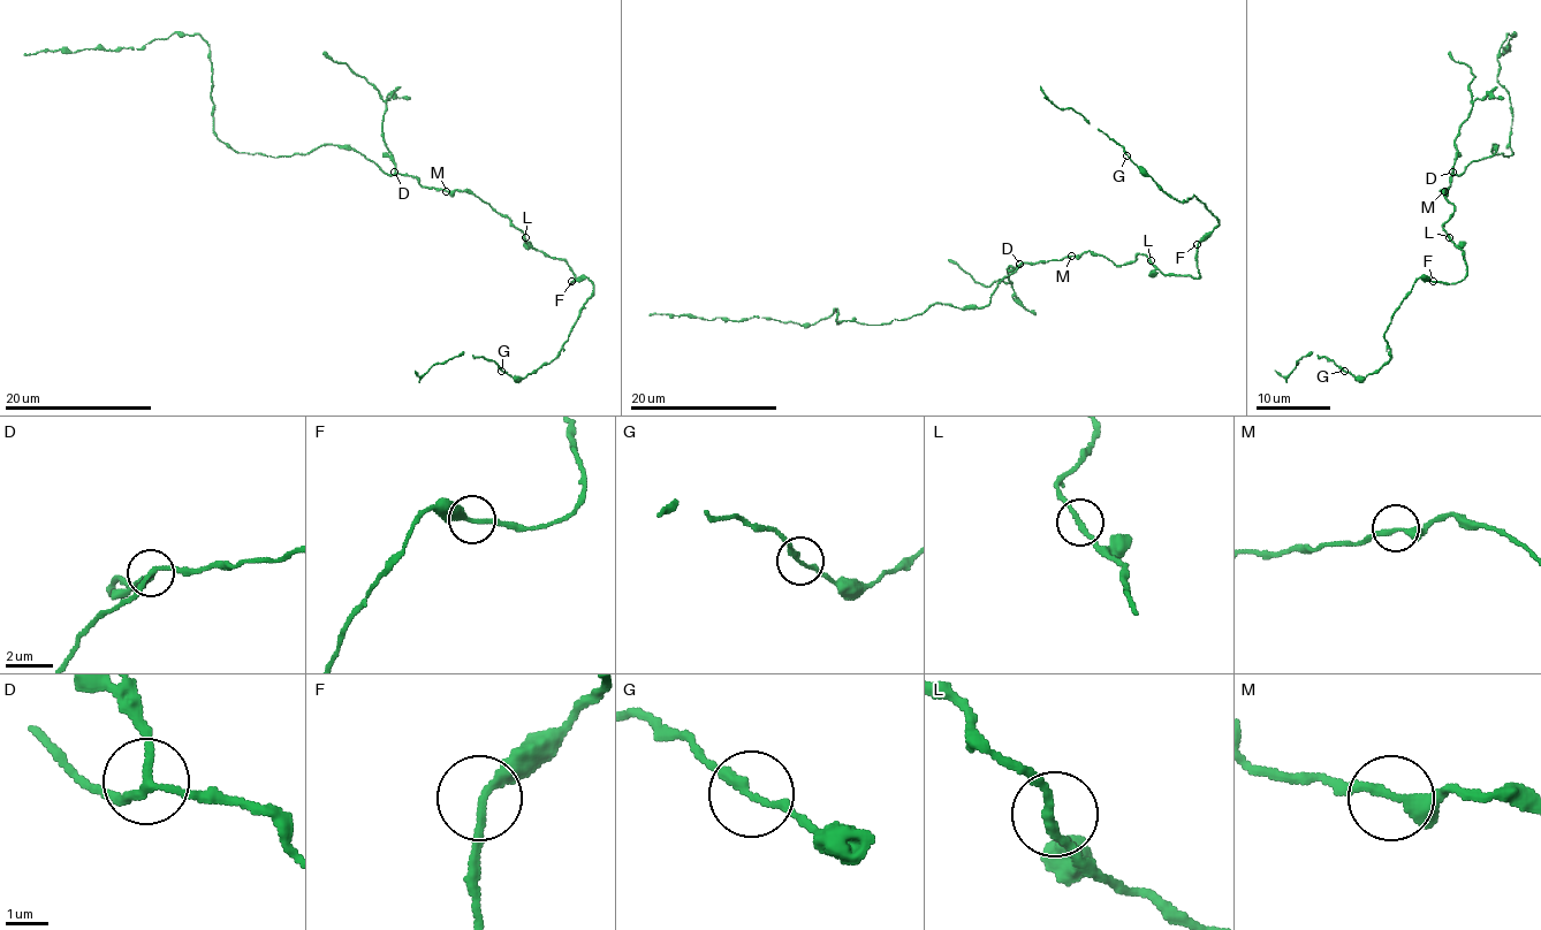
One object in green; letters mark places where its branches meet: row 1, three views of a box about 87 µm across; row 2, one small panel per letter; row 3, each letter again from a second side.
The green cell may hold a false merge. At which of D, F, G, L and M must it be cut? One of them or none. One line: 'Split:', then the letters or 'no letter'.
Split: D

